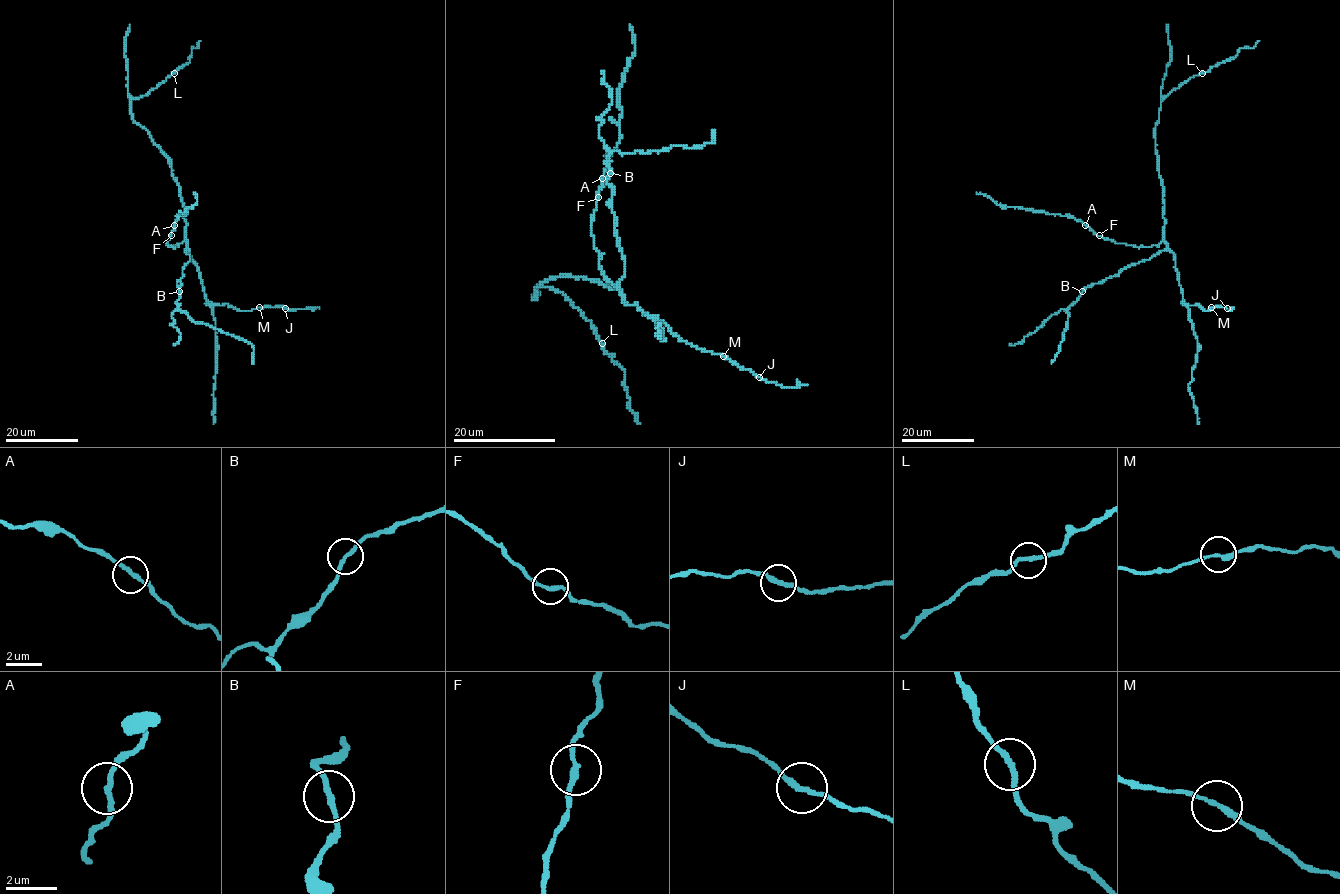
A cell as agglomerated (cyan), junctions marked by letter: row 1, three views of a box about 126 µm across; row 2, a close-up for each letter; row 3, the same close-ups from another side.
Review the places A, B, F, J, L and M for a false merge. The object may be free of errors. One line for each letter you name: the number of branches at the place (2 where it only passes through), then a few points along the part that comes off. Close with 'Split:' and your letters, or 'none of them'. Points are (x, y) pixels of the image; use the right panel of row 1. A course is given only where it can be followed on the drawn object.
Split: none of them

